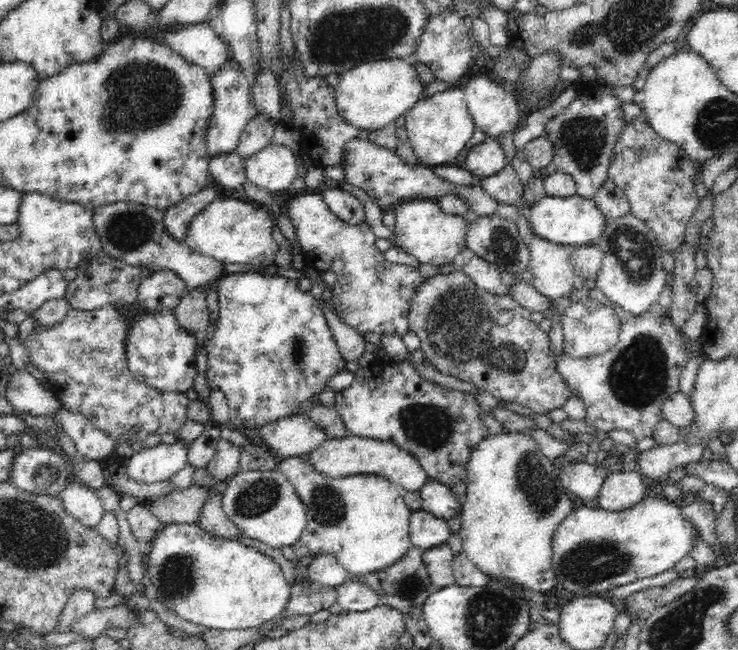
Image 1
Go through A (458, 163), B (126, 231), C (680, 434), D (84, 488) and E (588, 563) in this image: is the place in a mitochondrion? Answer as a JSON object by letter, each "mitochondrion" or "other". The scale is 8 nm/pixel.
{"A":"other","B":"mitochondrion","C":"other","D":"other","E":"mitochondrion"}

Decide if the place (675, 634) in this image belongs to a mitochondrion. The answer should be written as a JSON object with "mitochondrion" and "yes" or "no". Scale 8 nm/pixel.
{"mitochondrion":"yes"}

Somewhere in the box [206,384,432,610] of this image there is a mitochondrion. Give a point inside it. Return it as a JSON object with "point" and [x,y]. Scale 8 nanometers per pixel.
{"point":[260,496]}

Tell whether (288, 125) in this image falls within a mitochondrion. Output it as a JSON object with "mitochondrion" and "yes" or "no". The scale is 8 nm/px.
{"mitochondrion":"no"}

